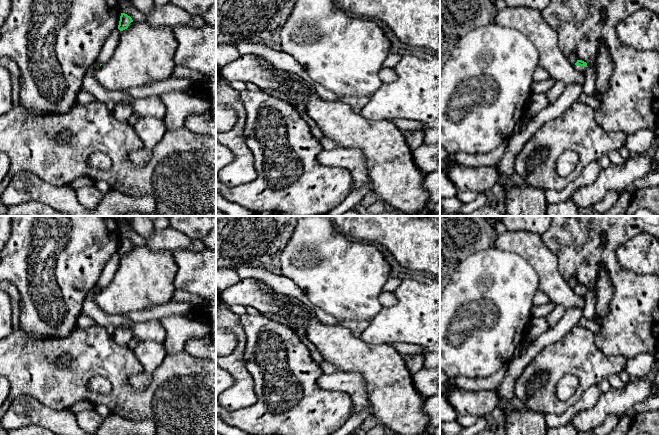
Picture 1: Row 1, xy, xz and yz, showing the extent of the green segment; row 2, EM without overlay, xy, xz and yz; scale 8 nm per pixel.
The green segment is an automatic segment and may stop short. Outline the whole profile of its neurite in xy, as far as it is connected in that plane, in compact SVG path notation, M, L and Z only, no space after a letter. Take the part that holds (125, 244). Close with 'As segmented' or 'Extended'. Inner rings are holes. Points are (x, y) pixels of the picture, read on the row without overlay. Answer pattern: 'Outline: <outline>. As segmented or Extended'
Outline: M121 237L118 253L120 255L127 253L131 246L133 246L133 244L130 240L125 237Z. As segmented

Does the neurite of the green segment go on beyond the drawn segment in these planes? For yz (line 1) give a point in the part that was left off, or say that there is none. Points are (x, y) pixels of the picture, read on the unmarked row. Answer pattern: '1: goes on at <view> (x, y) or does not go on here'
1: goes on at yz (582, 293)

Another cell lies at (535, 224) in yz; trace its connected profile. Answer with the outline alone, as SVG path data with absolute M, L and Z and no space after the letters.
M501 216L507 231L529 231L542 235L551 226L551 216Z

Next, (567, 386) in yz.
M565 375L557 385L557 396L561 401L569 400L577 391L579 381L574 375Z

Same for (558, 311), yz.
M555 305L553 311L548 314L546 317L546 321L549 324L550 327L554 326L557 324L557 322L561 319L565 312L565 308L561 305Z

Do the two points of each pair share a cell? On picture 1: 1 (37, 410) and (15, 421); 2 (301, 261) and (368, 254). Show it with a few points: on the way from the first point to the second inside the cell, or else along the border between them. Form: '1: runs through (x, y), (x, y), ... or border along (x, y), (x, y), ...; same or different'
1: runs through (32, 411), (25, 411), (20, 416); same
2: runs through (318, 261), (351, 261); same

